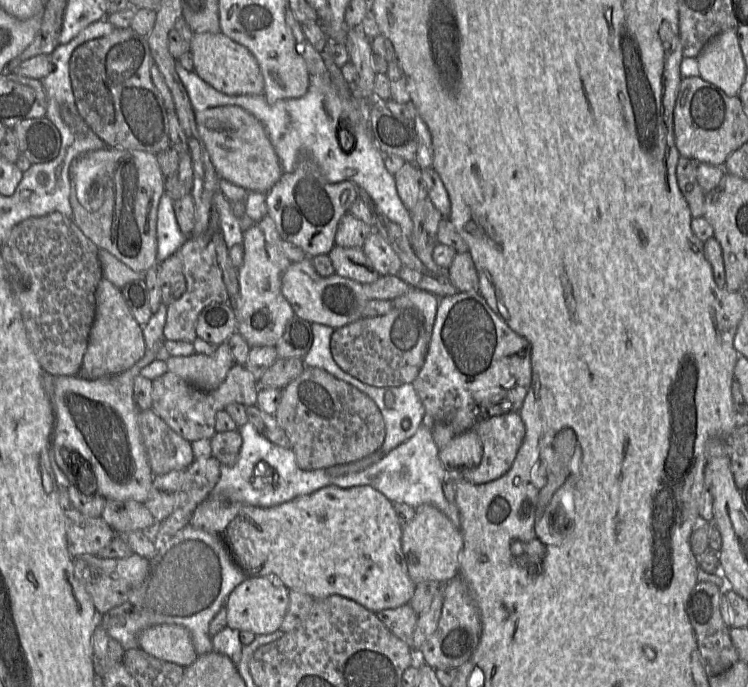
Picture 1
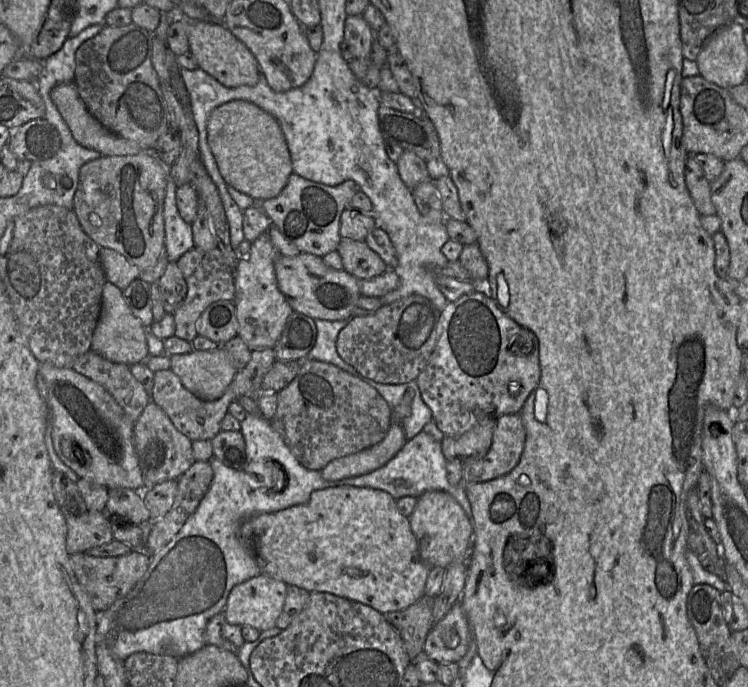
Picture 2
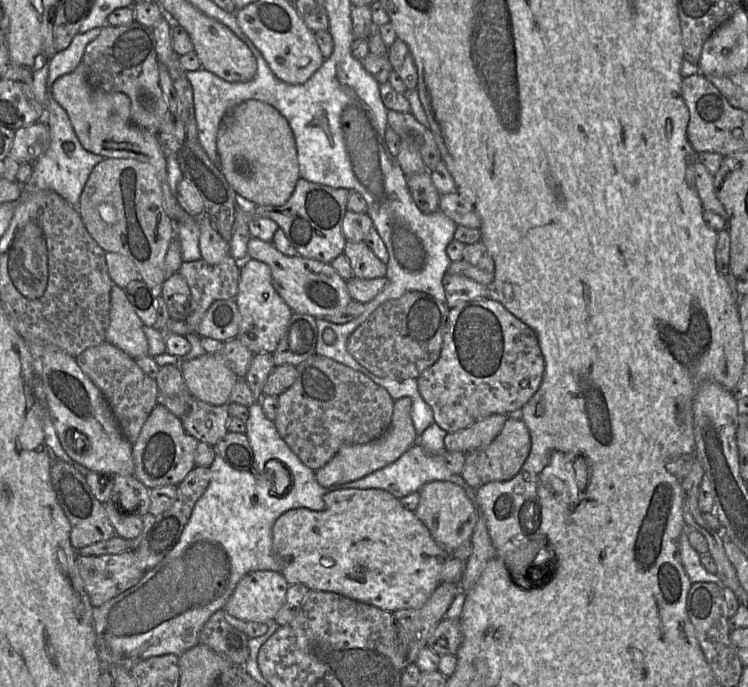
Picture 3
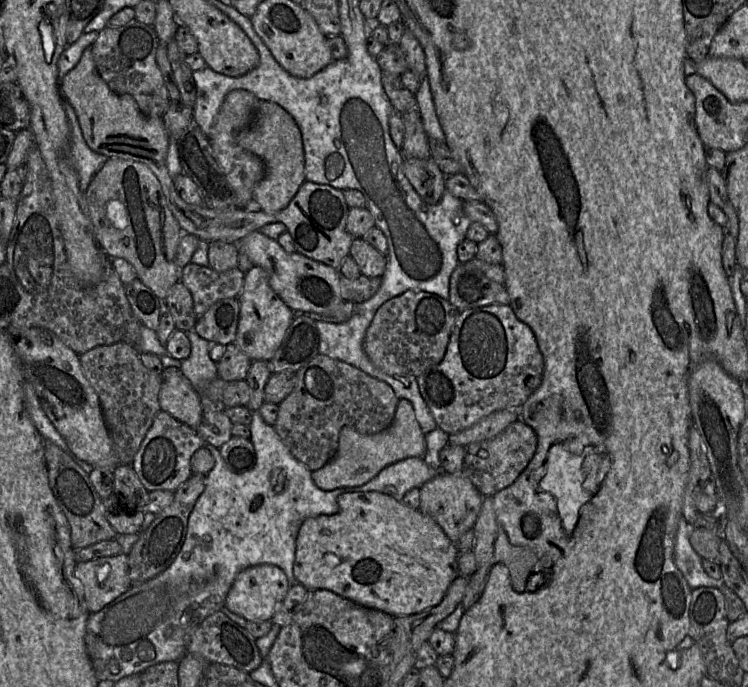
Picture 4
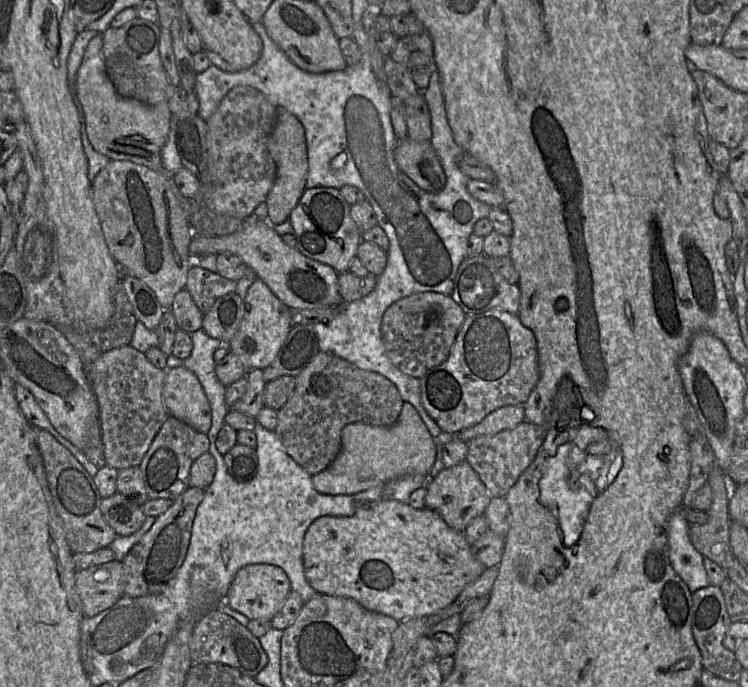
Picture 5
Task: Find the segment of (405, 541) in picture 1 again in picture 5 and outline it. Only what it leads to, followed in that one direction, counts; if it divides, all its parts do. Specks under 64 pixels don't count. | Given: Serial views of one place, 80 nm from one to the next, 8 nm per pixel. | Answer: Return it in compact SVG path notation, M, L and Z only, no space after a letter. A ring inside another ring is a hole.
M465 460L452 467L441 467L428 480L426 485L425 507L438 512L453 529L463 531L477 516L483 515L491 496L485 485Z

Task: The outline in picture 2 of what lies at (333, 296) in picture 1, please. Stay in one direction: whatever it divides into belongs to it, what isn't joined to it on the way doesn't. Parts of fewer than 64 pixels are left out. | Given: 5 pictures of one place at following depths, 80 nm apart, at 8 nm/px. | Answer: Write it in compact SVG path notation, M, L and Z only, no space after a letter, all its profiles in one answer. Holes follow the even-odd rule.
M301 253L294 257L278 255L274 270L277 285L293 311L329 321L349 320L361 296L358 280L344 270L334 270L325 265L322 257Z

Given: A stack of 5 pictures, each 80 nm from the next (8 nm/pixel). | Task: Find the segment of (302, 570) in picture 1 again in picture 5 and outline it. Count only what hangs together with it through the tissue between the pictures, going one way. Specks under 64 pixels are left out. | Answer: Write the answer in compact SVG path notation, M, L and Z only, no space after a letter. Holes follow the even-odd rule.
M393 499L359 501L355 513L351 516L324 515L316 518L307 528L304 536L303 564L306 579L317 592L349 597L365 608L391 616L398 622L433 614L447 607L469 583L475 581L486 569L473 555L471 545L467 542L464 532L451 528L438 512L427 507L414 508L409 503Z

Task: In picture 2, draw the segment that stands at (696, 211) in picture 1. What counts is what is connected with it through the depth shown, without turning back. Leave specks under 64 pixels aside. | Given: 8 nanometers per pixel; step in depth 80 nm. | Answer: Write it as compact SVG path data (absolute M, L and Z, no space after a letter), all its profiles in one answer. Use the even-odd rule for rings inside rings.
M688 155L686 159L684 178L698 213L706 216L716 214L716 209L711 202L711 183L705 178L701 166L693 155Z

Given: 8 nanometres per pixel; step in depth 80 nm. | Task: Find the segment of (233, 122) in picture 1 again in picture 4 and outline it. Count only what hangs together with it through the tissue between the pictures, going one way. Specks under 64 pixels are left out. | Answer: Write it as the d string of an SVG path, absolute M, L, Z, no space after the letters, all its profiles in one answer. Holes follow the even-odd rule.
M259 100L254 122L237 136L237 143L243 149L260 157L265 164L265 177L254 188L252 200L260 204L262 210L266 213L277 213L286 208L300 186L306 181L302 135L294 118L280 105Z

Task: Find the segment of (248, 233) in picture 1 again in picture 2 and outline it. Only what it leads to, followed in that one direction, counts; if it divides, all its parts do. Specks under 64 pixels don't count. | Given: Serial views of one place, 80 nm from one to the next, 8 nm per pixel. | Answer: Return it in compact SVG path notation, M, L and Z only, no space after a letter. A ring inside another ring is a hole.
M269 230L251 242L248 256L243 256L235 271L234 305L238 336L250 350L274 348L293 309L278 288L274 263L279 255L272 244Z

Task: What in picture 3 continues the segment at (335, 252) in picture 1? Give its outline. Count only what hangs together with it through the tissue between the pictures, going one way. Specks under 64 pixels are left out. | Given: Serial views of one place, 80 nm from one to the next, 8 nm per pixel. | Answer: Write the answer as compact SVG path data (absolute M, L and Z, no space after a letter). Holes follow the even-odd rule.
M347 241L344 254L350 262L353 277L374 279L386 276L386 264L374 254L364 241Z

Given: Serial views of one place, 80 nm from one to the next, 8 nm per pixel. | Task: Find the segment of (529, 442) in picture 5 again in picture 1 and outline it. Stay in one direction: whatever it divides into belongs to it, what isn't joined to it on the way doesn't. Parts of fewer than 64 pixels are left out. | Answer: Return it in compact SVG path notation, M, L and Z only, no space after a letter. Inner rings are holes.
M508 412L483 419L476 423L471 430L479 436L483 454L477 466L462 468L458 478L462 478L472 484L484 484L506 474L511 468L525 437L525 425L519 412Z

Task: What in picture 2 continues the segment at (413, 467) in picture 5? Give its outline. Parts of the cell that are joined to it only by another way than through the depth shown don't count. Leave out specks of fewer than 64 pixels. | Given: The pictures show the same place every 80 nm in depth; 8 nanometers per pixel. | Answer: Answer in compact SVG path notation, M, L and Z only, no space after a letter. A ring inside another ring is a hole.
M407 390L400 403L395 406L392 423L380 442L356 453L333 459L321 470L323 478L334 481L359 476L380 468L392 459L407 440L402 421L411 413L413 395L412 390Z

